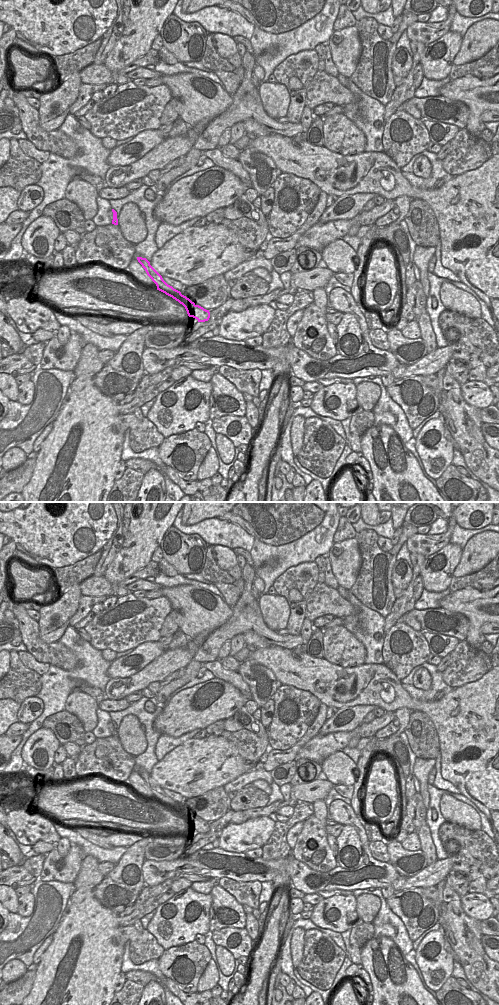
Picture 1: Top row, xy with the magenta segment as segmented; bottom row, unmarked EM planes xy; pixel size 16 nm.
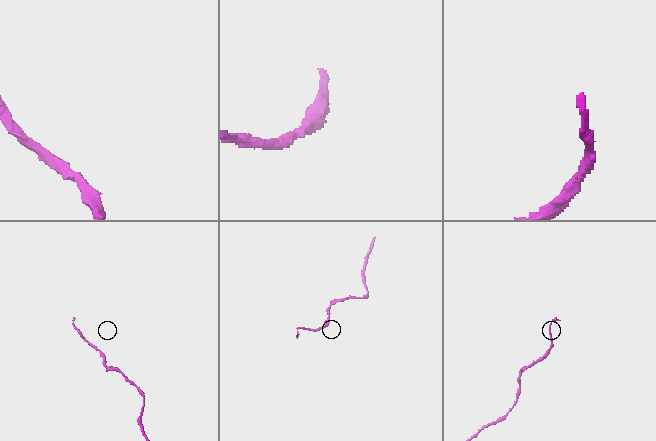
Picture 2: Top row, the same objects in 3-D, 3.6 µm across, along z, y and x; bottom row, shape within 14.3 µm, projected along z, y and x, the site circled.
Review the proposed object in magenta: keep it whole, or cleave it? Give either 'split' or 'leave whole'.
leave whole

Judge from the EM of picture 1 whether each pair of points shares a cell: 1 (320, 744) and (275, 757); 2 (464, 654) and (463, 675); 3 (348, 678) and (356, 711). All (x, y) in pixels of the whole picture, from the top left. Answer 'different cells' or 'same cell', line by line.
1: different cells
2: same cell
3: different cells

